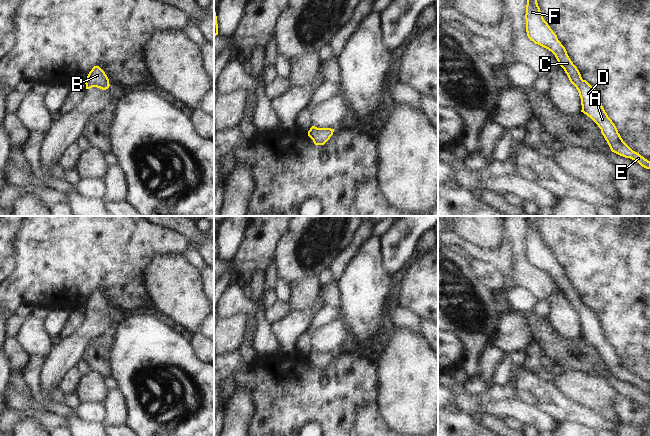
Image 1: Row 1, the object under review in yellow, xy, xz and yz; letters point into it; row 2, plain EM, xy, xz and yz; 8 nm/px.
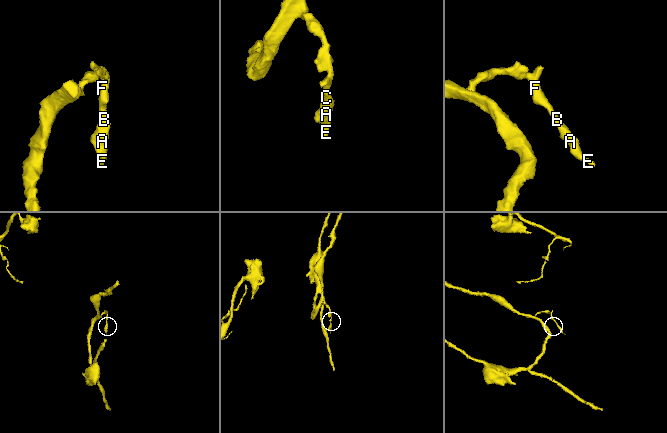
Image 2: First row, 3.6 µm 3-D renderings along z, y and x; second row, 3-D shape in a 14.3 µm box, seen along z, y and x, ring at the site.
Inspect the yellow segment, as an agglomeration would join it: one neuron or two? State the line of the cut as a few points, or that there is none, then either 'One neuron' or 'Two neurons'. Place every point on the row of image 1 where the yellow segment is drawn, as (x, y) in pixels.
No split. One neuron

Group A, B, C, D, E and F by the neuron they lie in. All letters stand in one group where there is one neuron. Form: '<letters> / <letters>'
A B C D E F

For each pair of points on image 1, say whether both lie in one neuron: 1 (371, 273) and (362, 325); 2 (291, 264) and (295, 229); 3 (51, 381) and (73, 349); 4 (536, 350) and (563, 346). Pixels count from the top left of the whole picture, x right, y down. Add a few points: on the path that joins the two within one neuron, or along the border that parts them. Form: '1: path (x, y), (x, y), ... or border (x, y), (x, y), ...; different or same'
1: path (364, 286), (362, 312); same
2: path (292, 255), (295, 238); same
3: path (52, 373), (53, 369), (65, 357); same
4: border (533, 338), (543, 353); different

